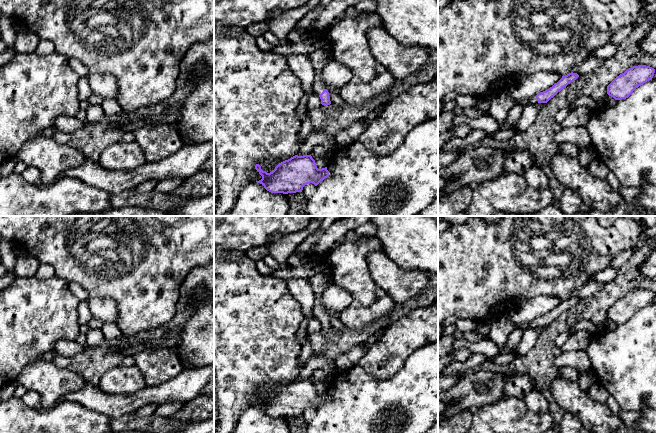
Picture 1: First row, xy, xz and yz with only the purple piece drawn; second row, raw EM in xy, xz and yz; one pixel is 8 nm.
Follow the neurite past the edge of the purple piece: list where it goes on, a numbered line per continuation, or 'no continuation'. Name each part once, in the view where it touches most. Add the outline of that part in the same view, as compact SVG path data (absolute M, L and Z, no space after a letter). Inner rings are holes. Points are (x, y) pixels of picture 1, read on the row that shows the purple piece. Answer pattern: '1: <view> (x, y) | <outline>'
1: xz (319, 58) | M324 46L307 54L307 56L311 60L315 72L313 91L315 94L320 95L326 89L320 76L321 70L332 60L331 52L327 46Z

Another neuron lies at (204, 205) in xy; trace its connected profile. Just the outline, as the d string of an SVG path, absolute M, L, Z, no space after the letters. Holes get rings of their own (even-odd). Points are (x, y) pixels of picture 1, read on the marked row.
M214 194L184 198L180 207L169 212L178 216L214 216Z

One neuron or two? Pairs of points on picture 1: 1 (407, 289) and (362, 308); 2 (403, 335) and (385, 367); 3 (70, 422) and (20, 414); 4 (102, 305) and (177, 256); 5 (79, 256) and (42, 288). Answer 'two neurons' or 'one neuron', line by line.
1: two neurons
2: one neuron
3: one neuron
4: two neurons
5: two neurons

